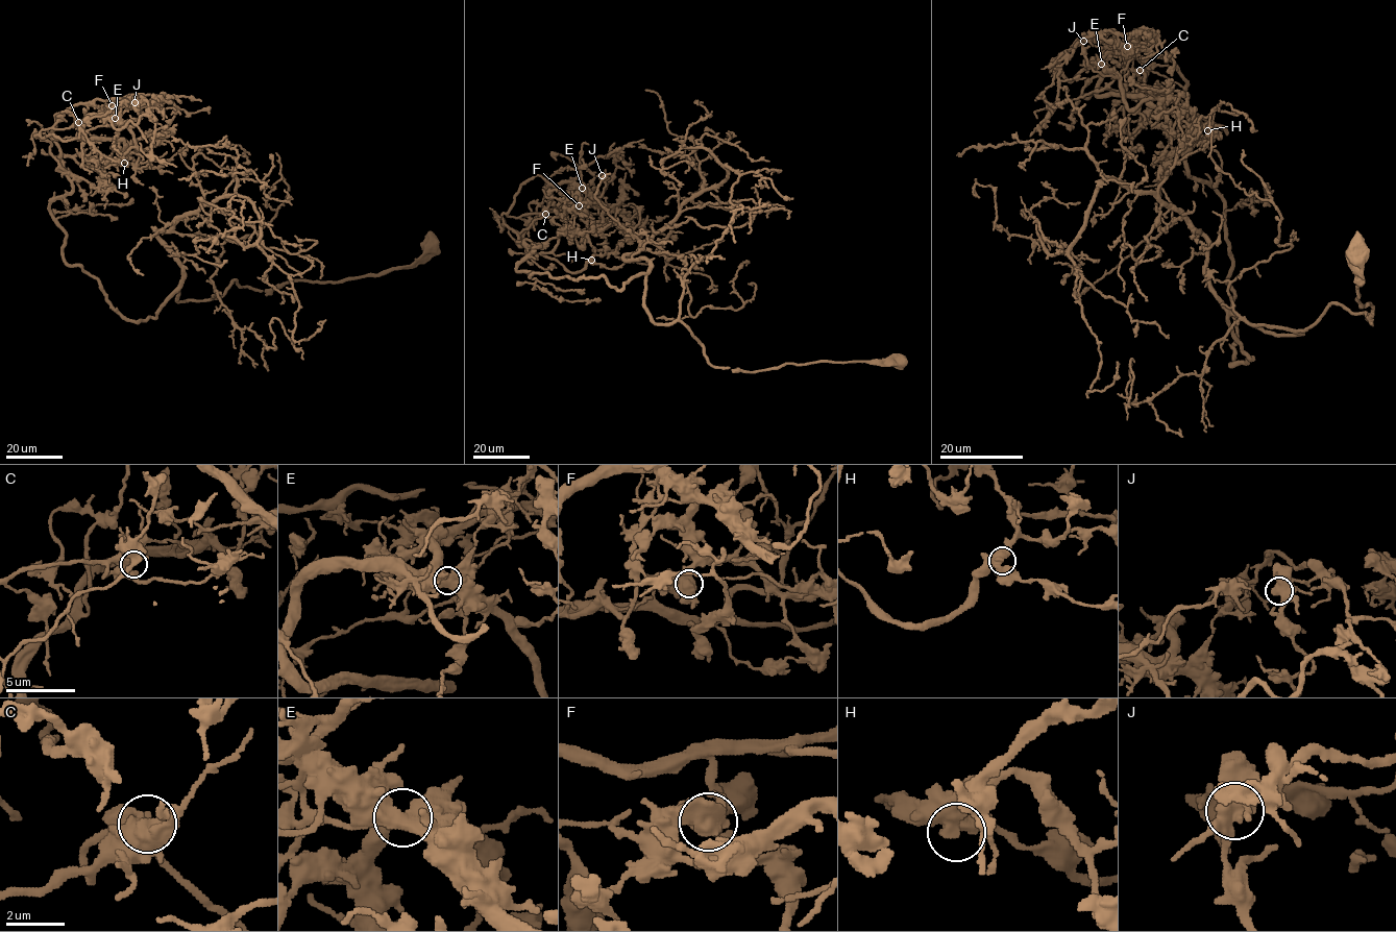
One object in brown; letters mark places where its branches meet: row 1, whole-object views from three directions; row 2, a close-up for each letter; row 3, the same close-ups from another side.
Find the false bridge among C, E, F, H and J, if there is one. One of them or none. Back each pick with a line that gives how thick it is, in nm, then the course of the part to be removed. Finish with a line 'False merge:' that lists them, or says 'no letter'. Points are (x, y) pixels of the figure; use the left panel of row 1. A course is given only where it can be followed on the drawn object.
E: 700 nm thick; foreign part runs (115, 118), (89, 116), (74, 139), (34, 137), (50, 144), (68, 172), (96, 189), (101, 168)
False merge: E

